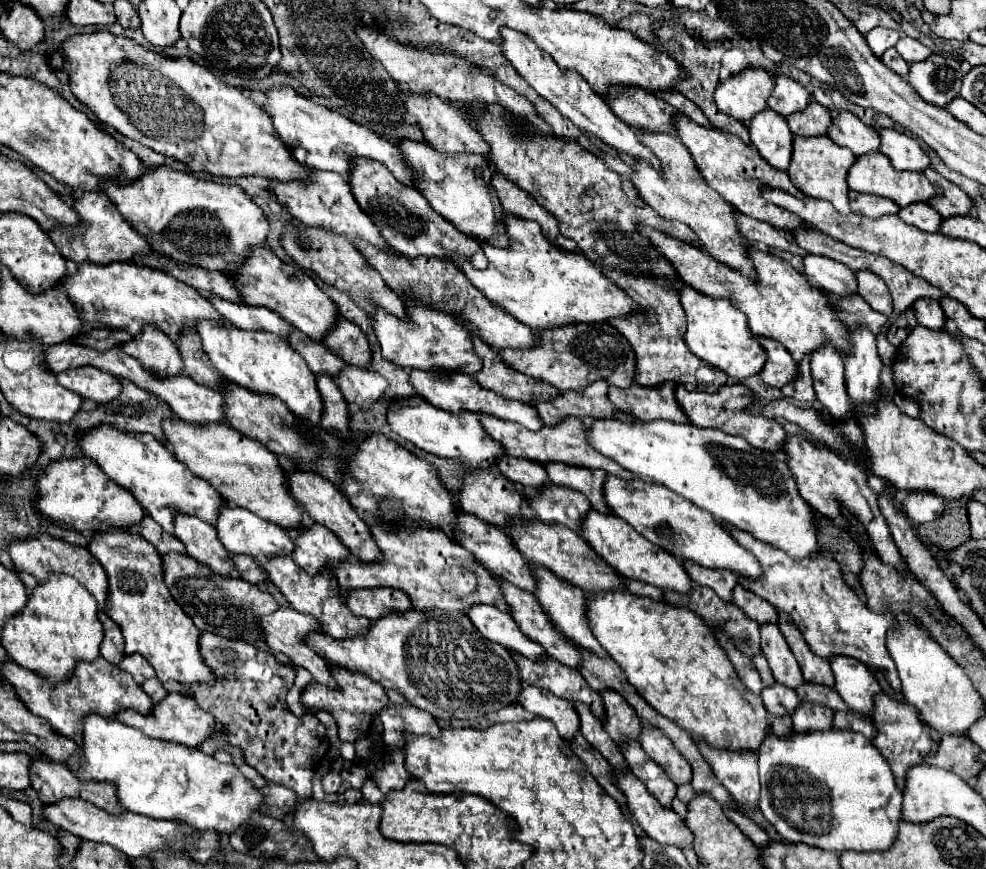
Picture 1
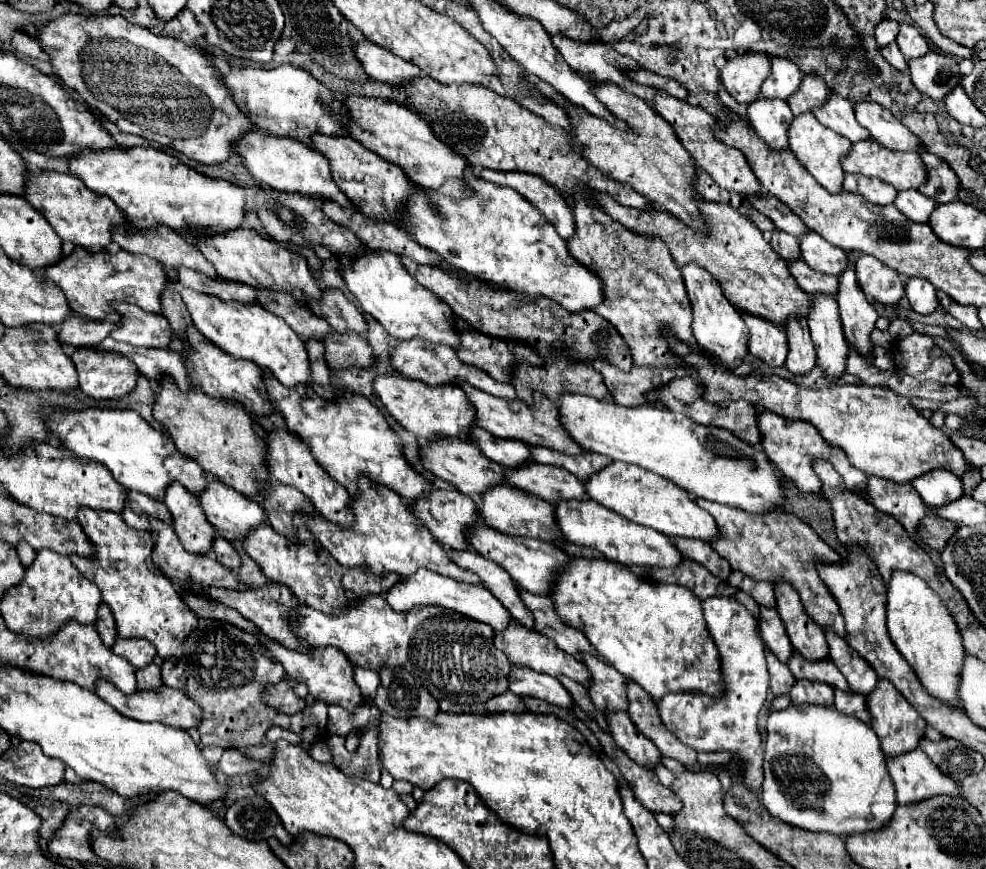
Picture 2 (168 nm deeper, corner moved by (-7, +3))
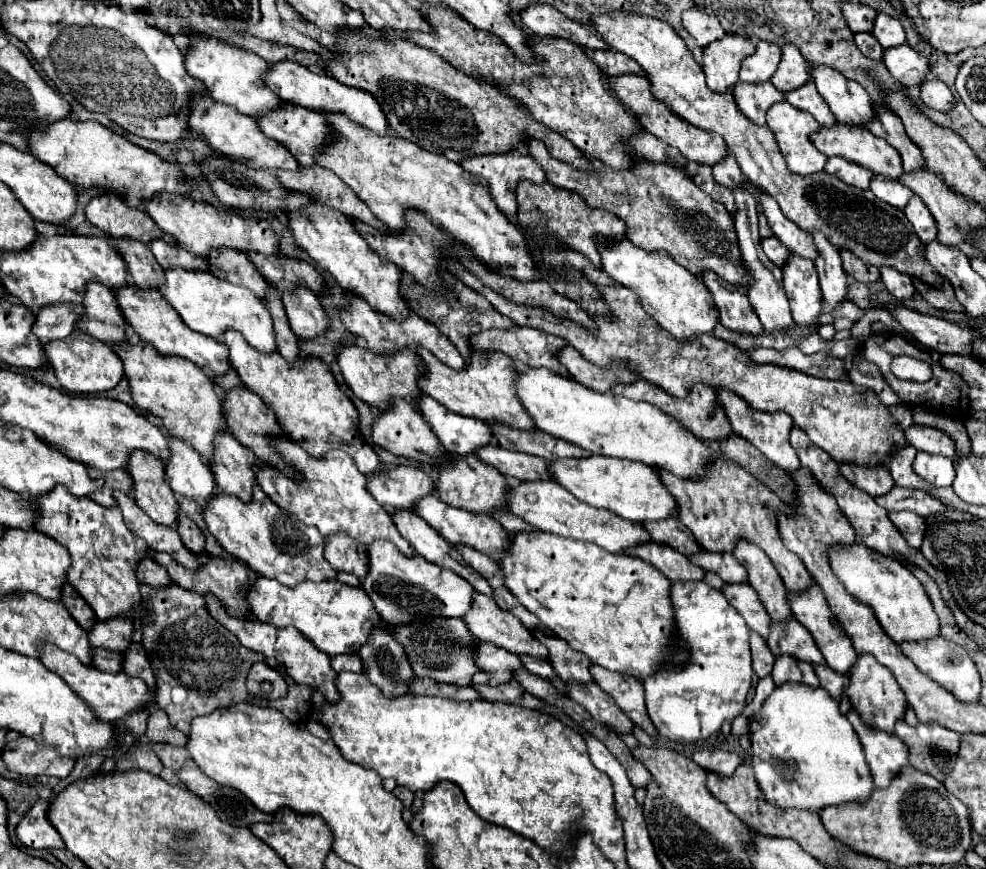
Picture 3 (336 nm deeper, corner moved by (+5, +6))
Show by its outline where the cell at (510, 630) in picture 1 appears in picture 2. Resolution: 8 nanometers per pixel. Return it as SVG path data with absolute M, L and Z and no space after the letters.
M419 569L413 577L409 577L407 581L395 585L387 595L385 599L389 601L389 605L393 605L393 609L397 611L409 611L413 605L441 605L441 607L447 607L447 609L453 609L457 613L463 613L467 617L473 617L475 621L481 621L481 623L487 623L491 625L495 631L499 629L505 629L505 625L511 621L507 609L493 597L493 593L489 593L487 589L483 587L477 587L477 585L463 585L459 581L453 581L449 577L441 577L433 571L427 571L427 569Z

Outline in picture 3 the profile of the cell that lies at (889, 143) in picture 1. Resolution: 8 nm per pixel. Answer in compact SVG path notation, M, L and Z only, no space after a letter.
M825 64L811 68L811 80L827 102L833 116L849 126L863 126L873 120L871 98L859 82L845 78L839 70Z

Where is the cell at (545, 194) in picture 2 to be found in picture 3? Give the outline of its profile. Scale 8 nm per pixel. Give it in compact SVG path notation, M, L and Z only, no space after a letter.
M509 150L505 154L481 154L481 158L465 158L461 162L461 168L469 174L475 174L479 178L485 178L489 182L489 194L493 194L493 202L497 202L499 210L507 216L515 216L517 212L517 200L515 200L515 186L519 180L527 178L531 182L543 182L545 172L543 168L525 152L521 150Z

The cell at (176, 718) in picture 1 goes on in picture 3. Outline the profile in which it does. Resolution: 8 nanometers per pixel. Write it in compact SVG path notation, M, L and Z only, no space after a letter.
M41 642L41 658L39 658L51 672L59 674L69 688L89 704L89 708L95 712L95 716L101 722L115 722L121 720L123 716L127 716L133 710L145 708L151 700L153 694L147 690L147 684L141 678L131 678L125 672L121 674L105 674L97 668L85 666L83 662L79 662L77 658L73 658L73 654L65 654L61 648L49 644L49 642Z

